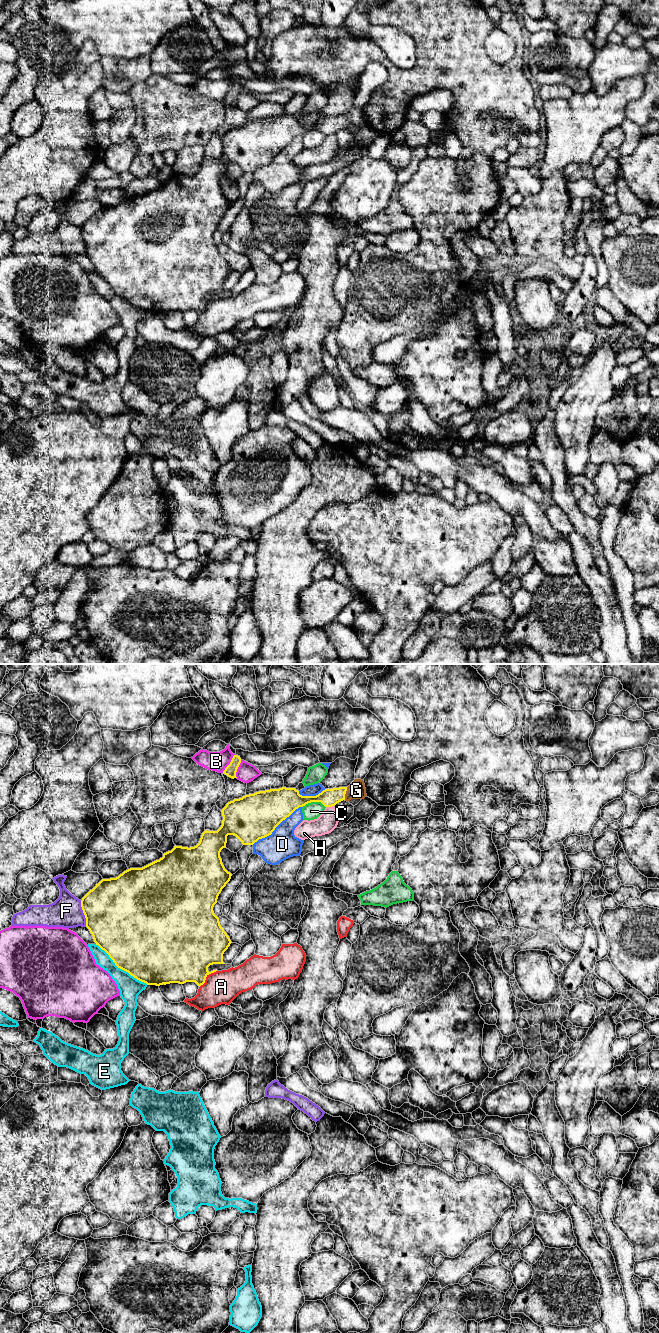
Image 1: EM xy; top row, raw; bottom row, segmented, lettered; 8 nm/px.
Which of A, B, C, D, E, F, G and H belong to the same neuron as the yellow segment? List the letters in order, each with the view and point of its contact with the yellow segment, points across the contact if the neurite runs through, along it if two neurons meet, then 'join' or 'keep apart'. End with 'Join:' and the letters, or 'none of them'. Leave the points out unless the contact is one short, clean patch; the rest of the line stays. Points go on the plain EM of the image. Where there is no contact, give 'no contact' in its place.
A: contact xy (206, 304); keep apart
B: contact xy (230, 91); keep apart
C: contact xy (314, 129); border xy (302, 134), (311, 130), (320, 130), (325, 135); keep apart
D: contact xy (276, 154); keep apart
E: contact xy (121, 296); keep apart
F: contact xy (83, 240); keep apart
G: contact xy (345, 121); way xy (329, 125), (345, 121), (356, 118); join
H: contact xy (329, 134); border xy (333, 133), (326, 135); keep apart
Join: G

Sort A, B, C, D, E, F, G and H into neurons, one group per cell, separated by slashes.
A / B / C / D / E / F / G / H

